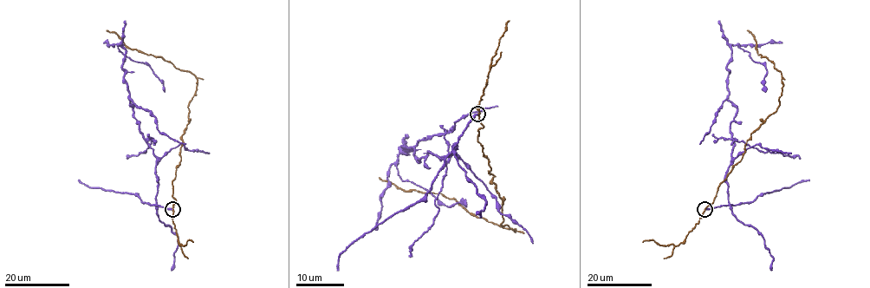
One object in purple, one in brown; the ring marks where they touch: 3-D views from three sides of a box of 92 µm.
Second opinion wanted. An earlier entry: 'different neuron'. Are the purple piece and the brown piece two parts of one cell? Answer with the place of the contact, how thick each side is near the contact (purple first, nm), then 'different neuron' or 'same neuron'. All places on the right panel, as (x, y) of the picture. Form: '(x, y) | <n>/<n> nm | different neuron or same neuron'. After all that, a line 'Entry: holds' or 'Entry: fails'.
(704, 209) | 280/190 nm | different neuron
Entry: holds

